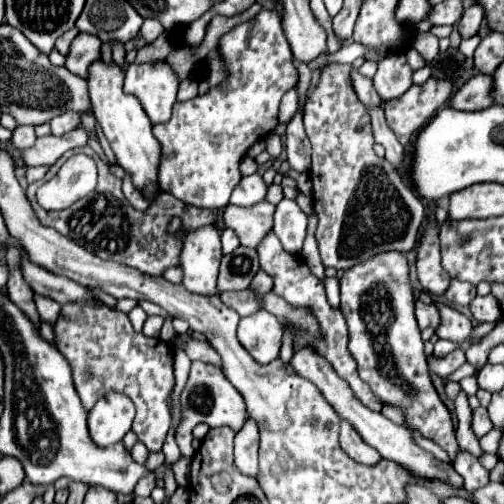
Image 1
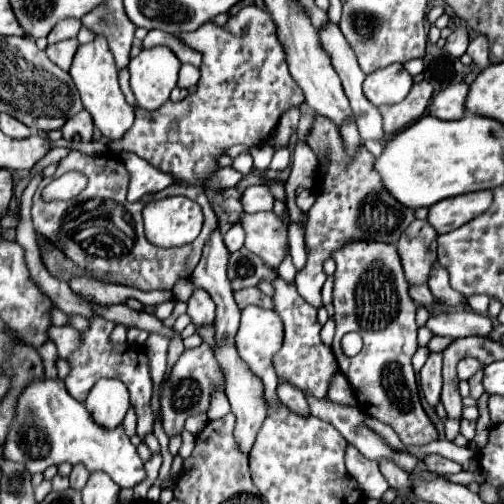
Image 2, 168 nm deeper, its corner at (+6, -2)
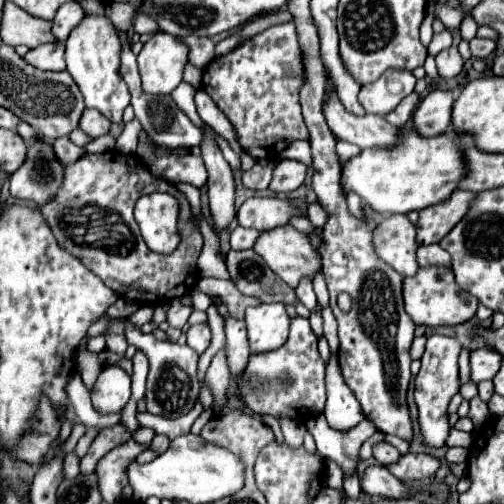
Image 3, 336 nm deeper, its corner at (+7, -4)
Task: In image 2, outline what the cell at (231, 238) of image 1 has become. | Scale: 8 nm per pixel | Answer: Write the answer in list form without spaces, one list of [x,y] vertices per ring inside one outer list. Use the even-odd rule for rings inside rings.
[[[237,223],[237,225],[233,225],[227,233],[225,233],[225,245],[227,245],[227,249],[233,253],[233,251],[237,251],[237,249],[241,249],[243,247],[243,241],[245,241],[245,229]]]

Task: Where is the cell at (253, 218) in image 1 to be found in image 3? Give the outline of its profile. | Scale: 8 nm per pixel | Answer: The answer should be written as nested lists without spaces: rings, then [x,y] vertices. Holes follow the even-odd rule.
[[[290,225],[262,231],[254,251],[290,287],[296,287],[304,275],[312,277],[322,265],[320,255],[312,249],[308,237]]]

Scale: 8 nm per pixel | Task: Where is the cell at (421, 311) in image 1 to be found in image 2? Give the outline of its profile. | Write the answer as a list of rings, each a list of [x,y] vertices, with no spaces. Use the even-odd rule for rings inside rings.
[[[453,311],[429,317],[427,329],[431,329],[433,335],[449,335],[455,339],[469,335],[489,337],[489,333],[493,331],[493,321],[487,315],[473,311]]]

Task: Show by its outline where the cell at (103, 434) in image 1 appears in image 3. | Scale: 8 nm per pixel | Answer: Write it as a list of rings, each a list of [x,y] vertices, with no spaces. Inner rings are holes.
[[[110,365],[98,375],[92,387],[92,405],[100,415],[120,413],[130,399],[130,377],[118,365]]]

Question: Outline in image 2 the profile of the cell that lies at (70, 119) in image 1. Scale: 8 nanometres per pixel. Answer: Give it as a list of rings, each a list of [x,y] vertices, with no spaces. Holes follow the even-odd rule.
[[[79,111],[75,117],[71,117],[65,125],[63,125],[63,137],[67,139],[67,141],[77,141],[77,139],[81,139],[81,141],[91,141],[93,139],[93,131],[95,131],[95,127],[93,127],[93,117],[89,115],[89,111]]]

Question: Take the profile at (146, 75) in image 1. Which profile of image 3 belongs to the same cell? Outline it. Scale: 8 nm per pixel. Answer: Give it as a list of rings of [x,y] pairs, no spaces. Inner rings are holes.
[[[156,33],[138,55],[142,91],[150,95],[170,95],[182,81],[182,69],[188,63],[188,47],[172,35]]]

